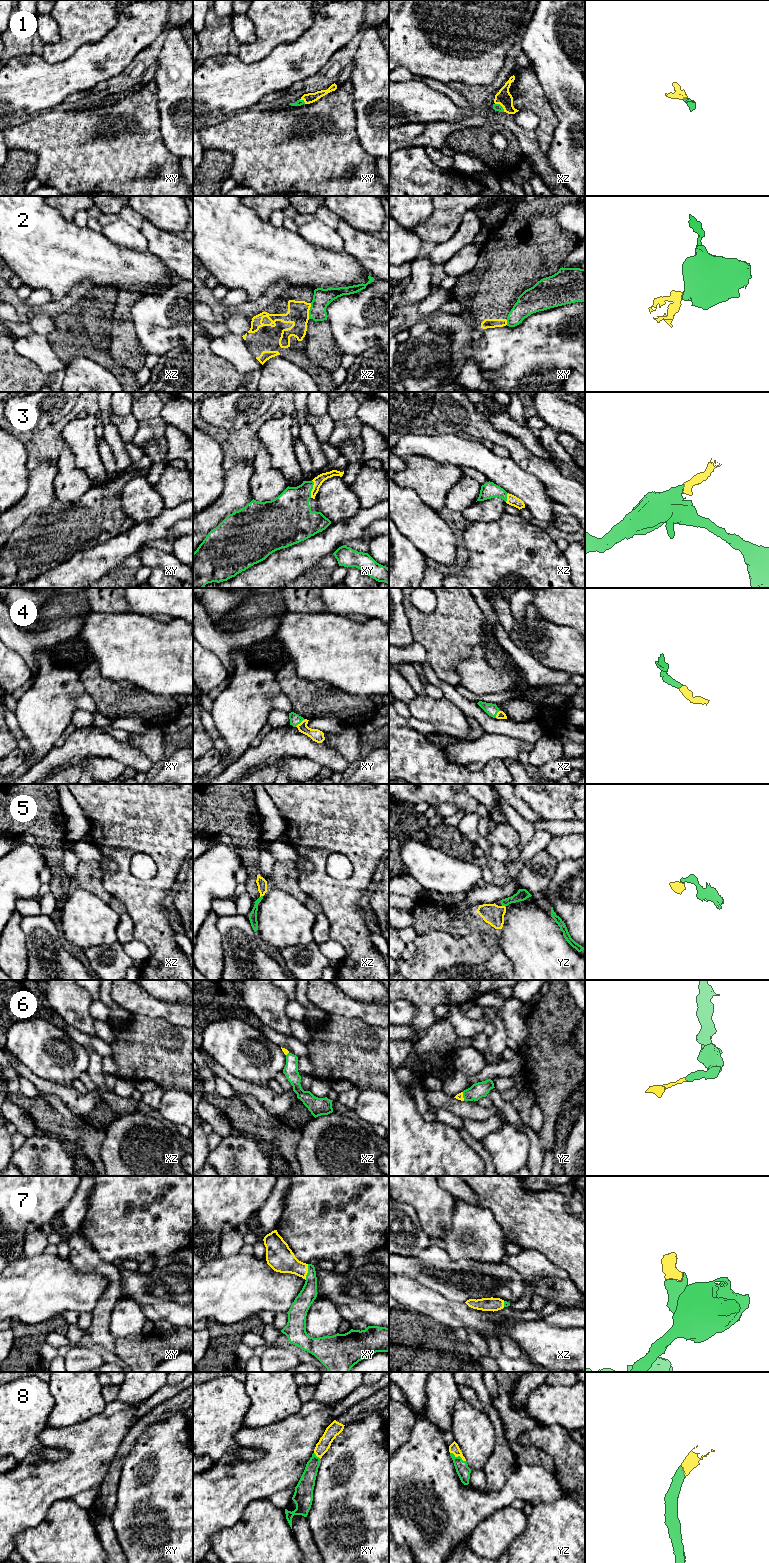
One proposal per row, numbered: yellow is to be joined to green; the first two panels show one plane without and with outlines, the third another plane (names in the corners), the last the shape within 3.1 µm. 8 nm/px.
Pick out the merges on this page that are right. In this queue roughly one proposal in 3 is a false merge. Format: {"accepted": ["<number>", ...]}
{"accepted": ["1", "3", "4", "5", "6", "7", "8"]}

